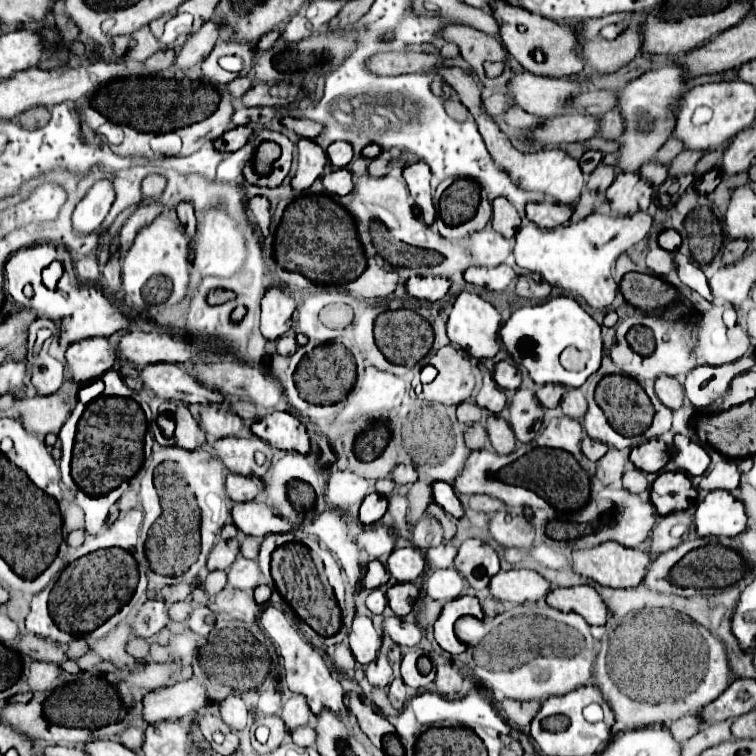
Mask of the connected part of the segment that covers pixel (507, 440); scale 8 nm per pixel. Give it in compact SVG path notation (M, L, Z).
M490 415L488 417L488 435L490 435L490 441L494 445L494 449L502 455L506 453L512 453L514 451L514 445L516 445L516 437L510 429L510 425L498 417L498 415Z

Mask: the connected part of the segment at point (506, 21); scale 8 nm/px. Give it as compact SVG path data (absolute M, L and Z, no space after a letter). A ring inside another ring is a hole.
M494 1L492 3L494 9L494 19L500 23L500 37L502 43L506 45L506 51L530 73L534 75L544 75L544 77L570 77L570 75L578 75L584 69L584 59L578 53L578 43L580 43L580 35L576 27L570 25L560 25L556 21L550 21L542 15L534 15L528 13L526 9L520 7L512 7L508 3L502 1ZM532 49L540 49L546 55L546 63L536 63L530 57Z

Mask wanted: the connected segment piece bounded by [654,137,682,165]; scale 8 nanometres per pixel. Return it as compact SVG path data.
M670 137L670 139L660 147L660 151L656 153L654 161L656 161L656 163L666 163L666 165L668 165L680 151L682 151L682 143L680 143L678 139Z

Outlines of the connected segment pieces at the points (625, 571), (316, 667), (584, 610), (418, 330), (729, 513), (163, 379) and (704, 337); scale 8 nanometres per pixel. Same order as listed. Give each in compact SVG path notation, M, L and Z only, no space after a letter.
M602 543L592 549L578 549L572 553L572 567L576 573L598 581L606 587L638 587L644 577L646 569L652 561L652 555L642 549L628 549L618 543Z
M274 629L272 635L270 635L270 639L272 639L272 643L278 645L278 649L282 651L288 689L294 691L294 693L304 695L304 697L308 699L308 705L310 705L312 713L318 715L318 713L324 711L324 709L330 709L330 711L334 711L334 713L338 713L338 715L346 713L346 711L344 711L344 709L346 709L346 705L344 705L344 695L346 695L346 691L342 689L340 681L332 677L332 673L330 673L330 669L328 669L324 657L322 657L320 653L316 653L316 651L312 649L312 645L306 643L306 641L300 637L298 631L292 631L292 629L290 629L290 631L284 631L284 629L282 629L282 631L280 631L280 629L276 631L276 629Z
M590 585L552 589L552 593L546 597L546 603L560 611L576 611L586 619L588 625L604 625L610 619L610 609Z
M396 309L396 311L384 311L376 317L374 321L374 339L378 349L382 351L382 355L396 365L416 365L432 347L434 341L434 333L430 323L418 315L416 311L410 309Z
M710 491L696 509L696 533L706 537L734 537L746 529L746 511L732 493Z
M152 363L140 371L140 379L146 389L162 399L178 399L182 403L224 403L224 395L208 389L204 383L196 381L180 365L174 363Z
M710 313L702 321L702 331L700 339L696 345L698 359L708 365L724 365L738 361L740 357L746 355L750 349L750 339L746 335L746 329L742 323L736 323L732 329L724 325L722 313Z

